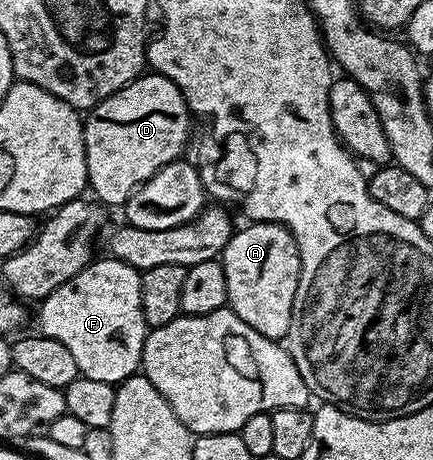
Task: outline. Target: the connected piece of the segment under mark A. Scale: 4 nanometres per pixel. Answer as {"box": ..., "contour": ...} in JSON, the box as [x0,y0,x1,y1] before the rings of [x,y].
{"box":[221,221,299,340],"contour":[[[251,221],[232,234],[225,245],[221,262],[225,269],[227,306],[245,325],[257,329],[261,337],[286,340],[293,297],[299,280],[299,246],[291,230],[282,223]]]}

